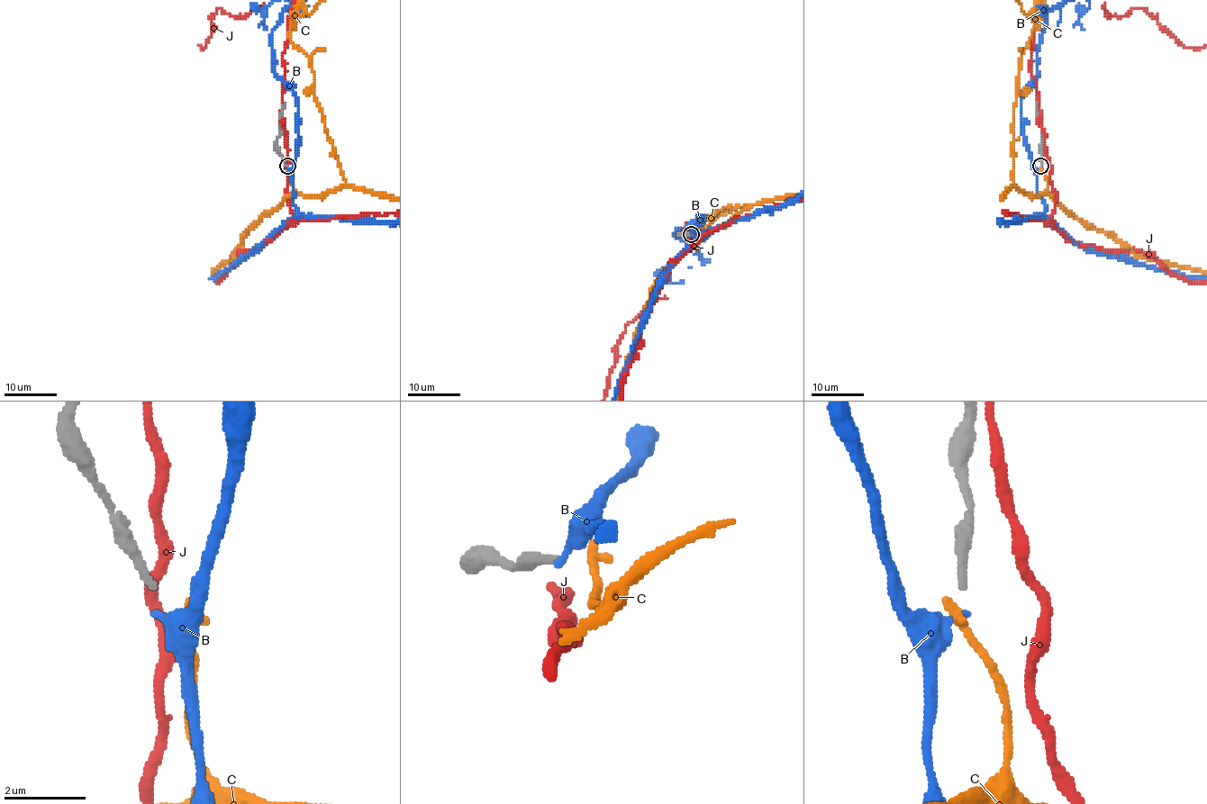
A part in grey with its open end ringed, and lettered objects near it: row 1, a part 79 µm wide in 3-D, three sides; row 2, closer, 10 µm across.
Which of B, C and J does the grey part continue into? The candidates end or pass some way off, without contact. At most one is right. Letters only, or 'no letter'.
no letter

